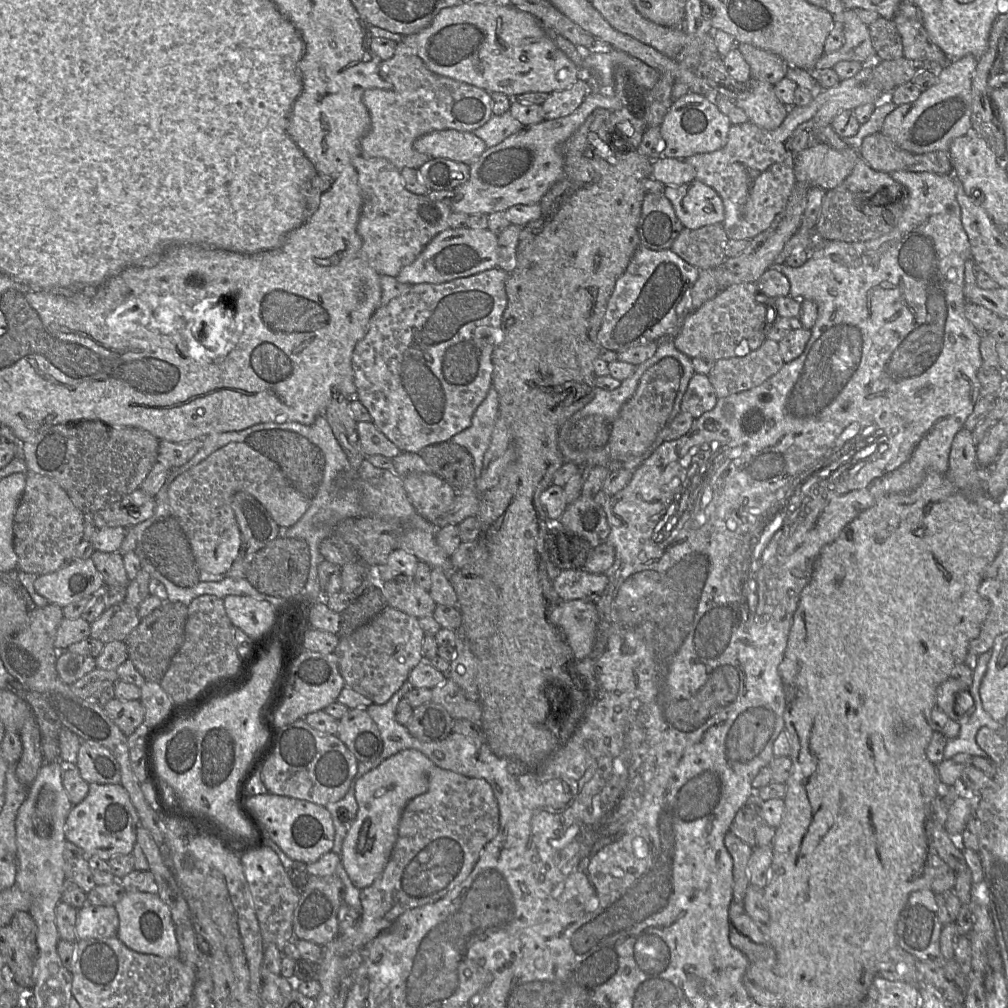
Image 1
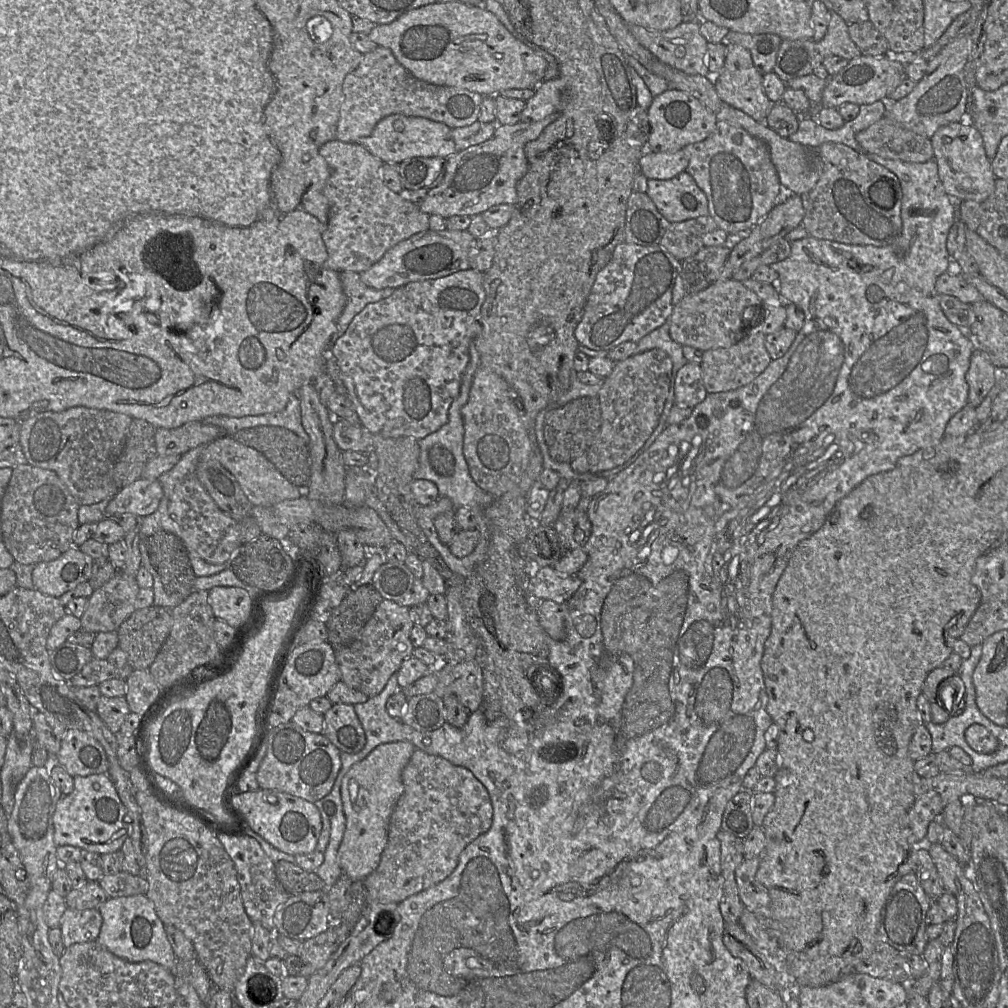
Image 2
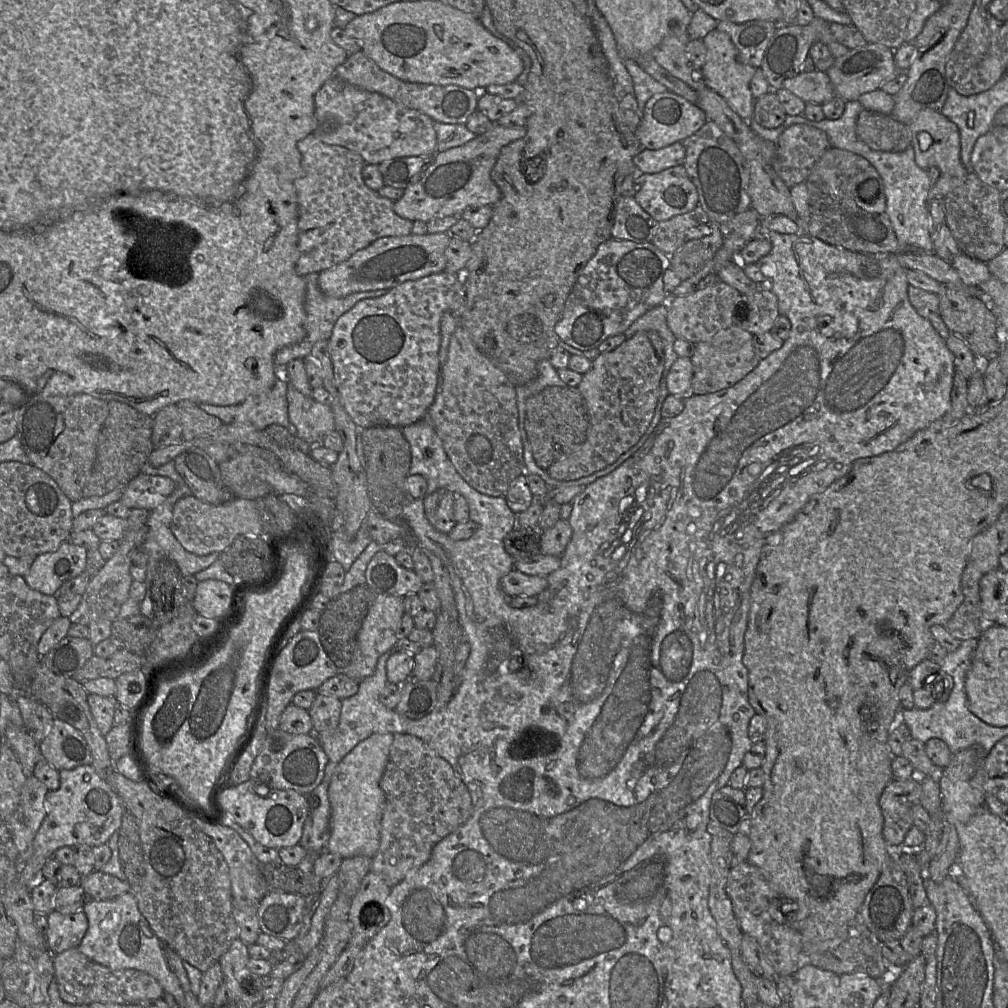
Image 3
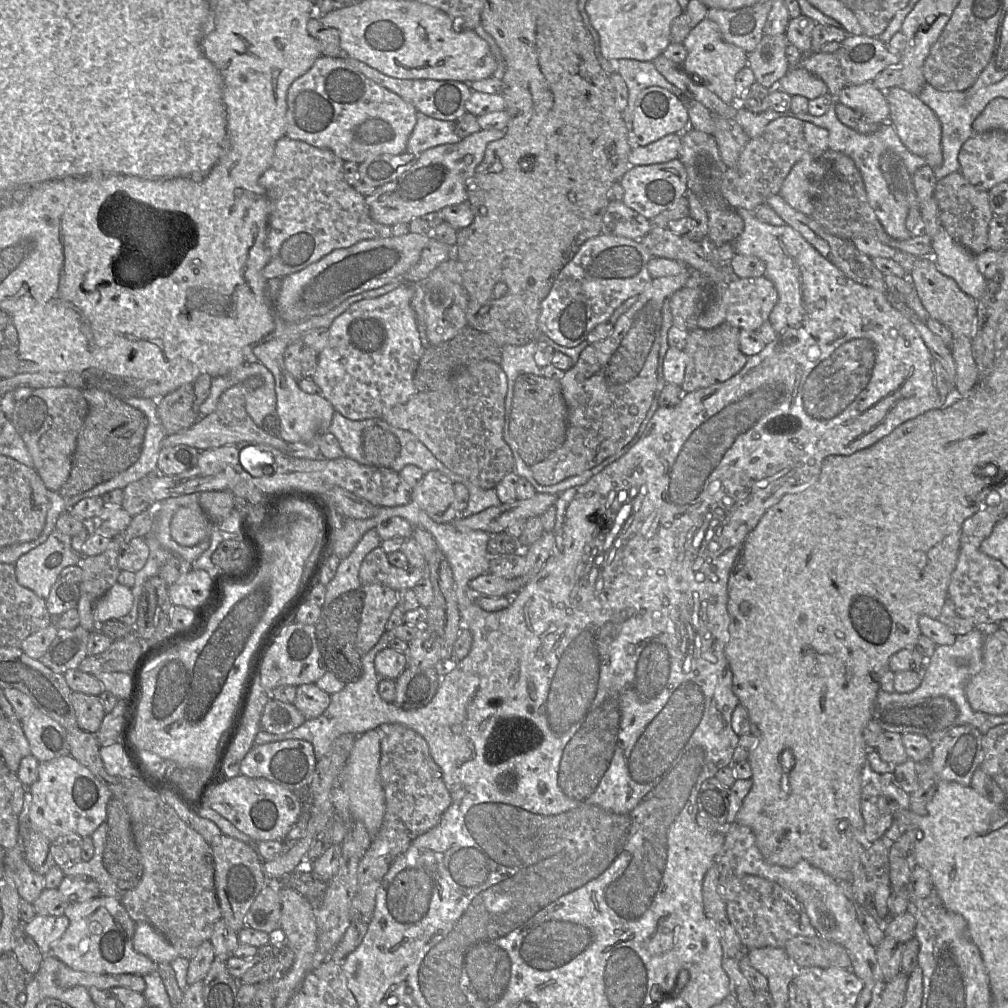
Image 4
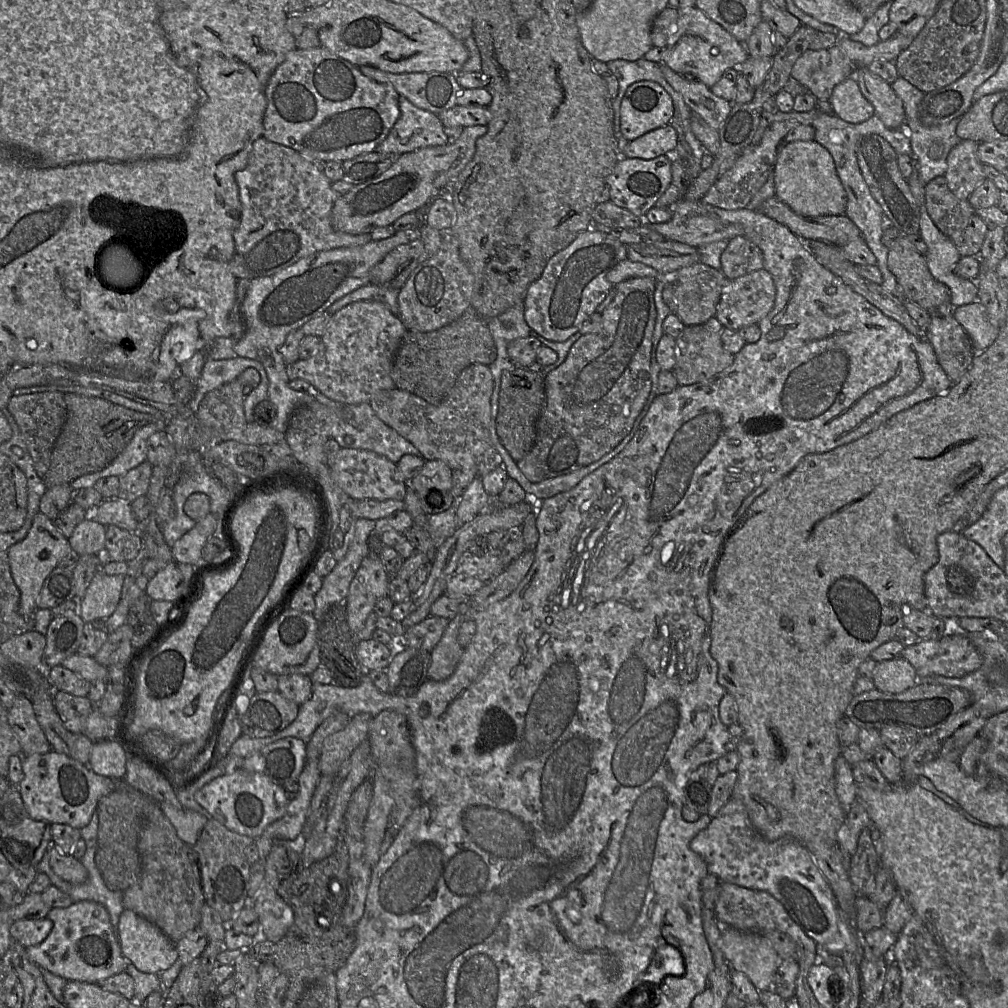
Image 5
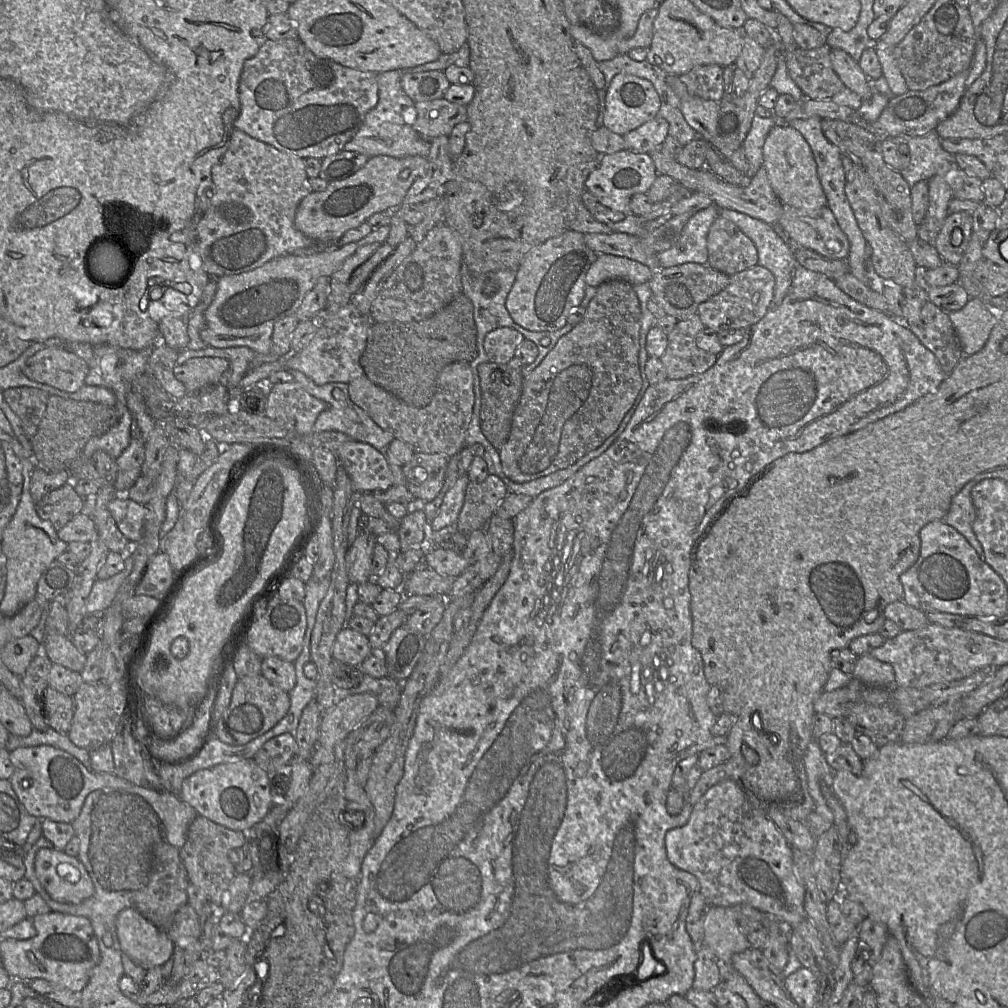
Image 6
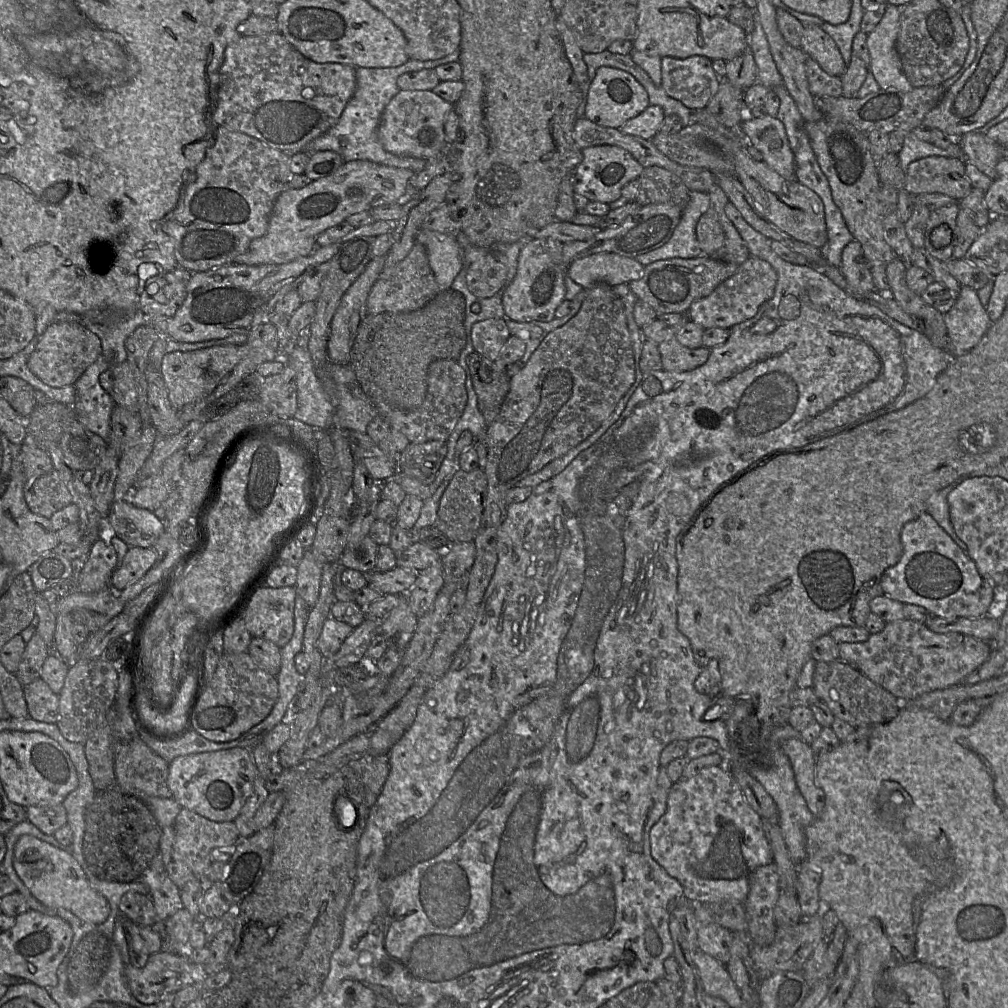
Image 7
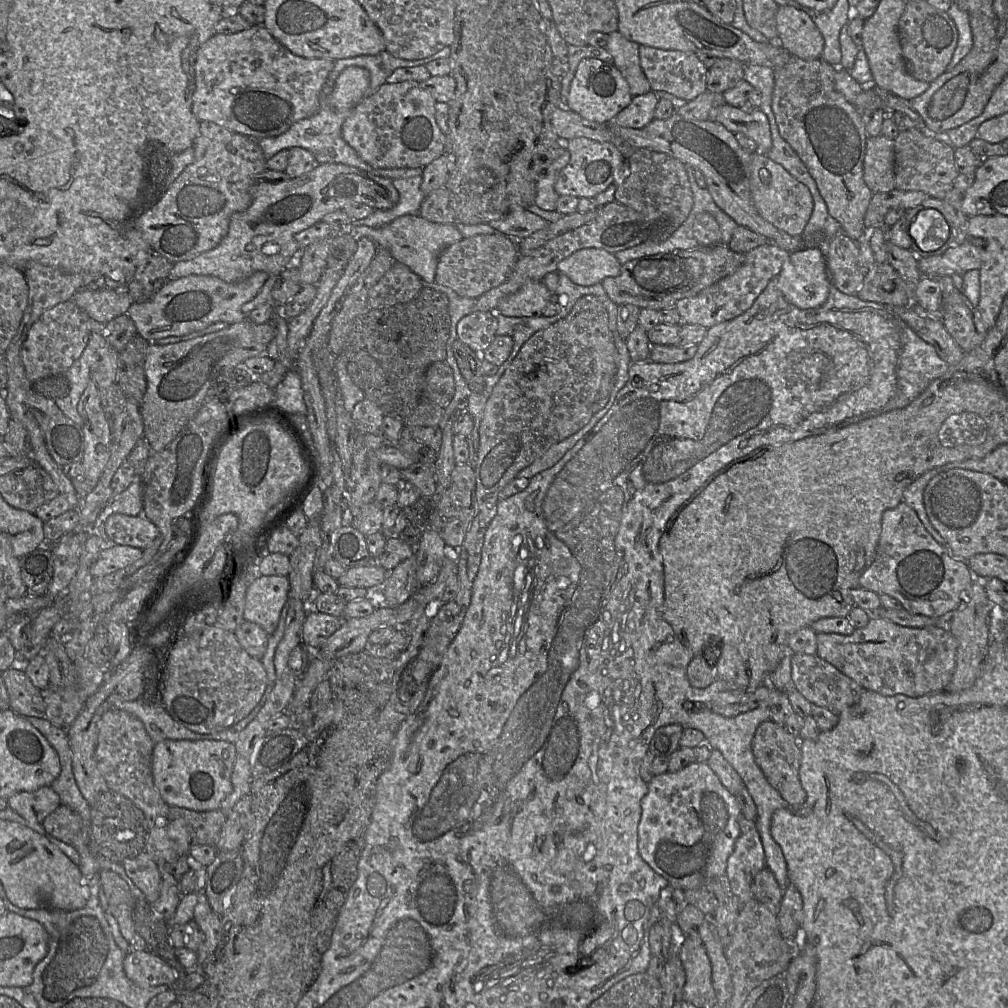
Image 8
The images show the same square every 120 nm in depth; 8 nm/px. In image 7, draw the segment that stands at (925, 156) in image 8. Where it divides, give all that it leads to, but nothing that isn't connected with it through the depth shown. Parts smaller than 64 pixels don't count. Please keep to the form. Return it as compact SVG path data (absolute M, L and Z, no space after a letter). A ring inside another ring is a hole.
M928 156L911 162L904 172L903 189L912 195L941 193L957 201L973 188L965 172L965 160L952 156Z

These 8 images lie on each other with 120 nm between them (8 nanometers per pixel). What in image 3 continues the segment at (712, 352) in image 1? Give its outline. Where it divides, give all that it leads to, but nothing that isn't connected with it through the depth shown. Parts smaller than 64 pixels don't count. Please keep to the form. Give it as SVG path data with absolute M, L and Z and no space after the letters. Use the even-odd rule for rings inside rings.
M718 280L703 289L674 296L668 302L667 323L676 338L693 344L710 341L718 332L736 324L736 308L742 294L730 285Z

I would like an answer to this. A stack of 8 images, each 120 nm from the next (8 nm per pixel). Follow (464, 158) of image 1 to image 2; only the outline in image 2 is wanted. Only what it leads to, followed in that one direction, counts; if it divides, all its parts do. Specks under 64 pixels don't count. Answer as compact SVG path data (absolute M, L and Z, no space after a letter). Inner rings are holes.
M393 114L380 120L372 133L367 137L361 138L358 144L365 147L384 163L399 164L415 157L439 157L445 159L459 151L456 148L451 131L450 127L441 122L423 117Z

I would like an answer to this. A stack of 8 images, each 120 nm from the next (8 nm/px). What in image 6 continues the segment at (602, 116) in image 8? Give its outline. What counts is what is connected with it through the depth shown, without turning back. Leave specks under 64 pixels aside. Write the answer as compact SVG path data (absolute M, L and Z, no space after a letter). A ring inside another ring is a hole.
M617 74L606 90L602 125L610 131L624 136L654 119L659 113L660 106L659 95L650 81L634 75Z

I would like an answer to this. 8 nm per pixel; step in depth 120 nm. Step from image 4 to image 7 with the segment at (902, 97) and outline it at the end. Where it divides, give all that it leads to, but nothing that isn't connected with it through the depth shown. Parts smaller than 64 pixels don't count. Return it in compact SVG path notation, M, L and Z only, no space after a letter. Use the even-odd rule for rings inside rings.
M818 25L804 26L800 48L828 74L841 77L847 65L834 39Z

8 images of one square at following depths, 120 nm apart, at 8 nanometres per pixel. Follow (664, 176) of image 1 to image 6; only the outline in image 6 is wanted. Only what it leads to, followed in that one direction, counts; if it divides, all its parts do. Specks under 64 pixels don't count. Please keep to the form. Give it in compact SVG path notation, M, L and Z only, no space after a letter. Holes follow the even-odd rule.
M657 115L635 130L622 136L627 150L639 154L649 154L659 150L669 134L668 122Z

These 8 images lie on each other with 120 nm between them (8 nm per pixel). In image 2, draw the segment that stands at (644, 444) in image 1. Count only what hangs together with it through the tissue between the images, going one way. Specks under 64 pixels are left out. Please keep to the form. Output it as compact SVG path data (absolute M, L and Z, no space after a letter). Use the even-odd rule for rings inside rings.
M660 349L638 352L614 362L612 372L603 378L597 398L602 424L597 438L570 463L578 473L597 473L628 461L643 447L657 427L668 397L673 364Z

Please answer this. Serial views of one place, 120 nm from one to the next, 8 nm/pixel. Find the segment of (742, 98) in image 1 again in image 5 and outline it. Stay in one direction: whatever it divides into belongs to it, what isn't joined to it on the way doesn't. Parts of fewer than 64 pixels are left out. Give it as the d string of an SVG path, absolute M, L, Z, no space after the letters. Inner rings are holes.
M697 6L679 11L677 30L668 38L666 48L665 61L658 64L665 64L673 71L683 76L689 76L693 79L703 82L709 88L717 83L726 70L730 68L737 68L749 57L747 49L743 43L739 42L717 22L710 19Z

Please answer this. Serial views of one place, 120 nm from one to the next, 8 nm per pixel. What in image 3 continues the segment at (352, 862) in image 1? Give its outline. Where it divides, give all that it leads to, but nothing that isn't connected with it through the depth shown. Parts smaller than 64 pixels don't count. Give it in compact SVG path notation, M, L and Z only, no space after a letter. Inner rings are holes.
M372 734L346 754L334 770L328 788L331 813L327 849L341 859L354 856L373 858L378 850L385 807L385 795L379 783L392 742L393 734Z

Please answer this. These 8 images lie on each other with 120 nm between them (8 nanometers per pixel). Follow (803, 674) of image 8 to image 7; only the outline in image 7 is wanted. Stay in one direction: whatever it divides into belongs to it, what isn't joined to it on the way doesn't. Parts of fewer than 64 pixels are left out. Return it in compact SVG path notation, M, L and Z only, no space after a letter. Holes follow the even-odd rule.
M842 660L816 661L814 663L812 688L836 717L848 722L854 729L887 723L895 718L899 711L907 705L907 701L895 697Z

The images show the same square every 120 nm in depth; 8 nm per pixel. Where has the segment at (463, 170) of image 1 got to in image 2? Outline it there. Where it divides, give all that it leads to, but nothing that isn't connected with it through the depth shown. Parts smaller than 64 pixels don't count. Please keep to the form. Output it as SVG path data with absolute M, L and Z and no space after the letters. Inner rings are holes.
M415 157L398 164L398 172L404 189L431 188L440 179L445 164L444 158Z

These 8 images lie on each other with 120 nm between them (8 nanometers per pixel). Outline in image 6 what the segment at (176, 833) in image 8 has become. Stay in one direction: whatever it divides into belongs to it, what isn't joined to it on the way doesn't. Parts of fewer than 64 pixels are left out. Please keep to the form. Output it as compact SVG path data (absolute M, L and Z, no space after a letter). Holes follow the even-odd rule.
M201 815L189 826L186 842L179 848L180 858L190 882L201 888L216 907L220 907L224 892L237 875L229 853L235 848L243 847L246 842L247 832L228 829Z

